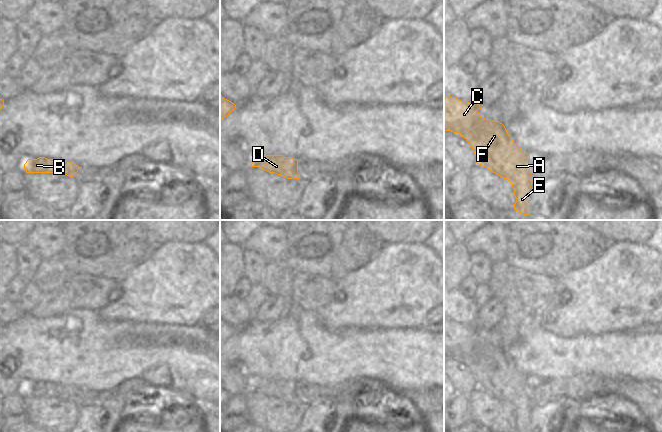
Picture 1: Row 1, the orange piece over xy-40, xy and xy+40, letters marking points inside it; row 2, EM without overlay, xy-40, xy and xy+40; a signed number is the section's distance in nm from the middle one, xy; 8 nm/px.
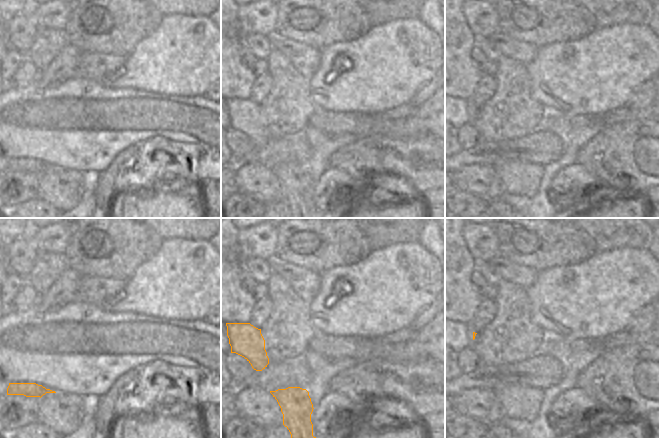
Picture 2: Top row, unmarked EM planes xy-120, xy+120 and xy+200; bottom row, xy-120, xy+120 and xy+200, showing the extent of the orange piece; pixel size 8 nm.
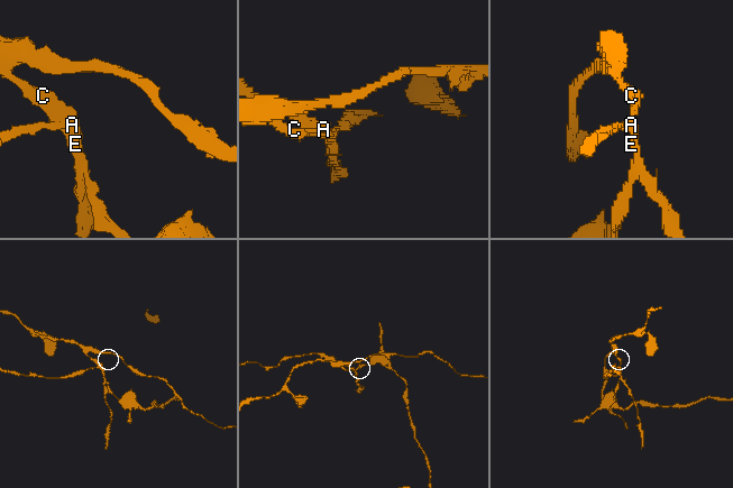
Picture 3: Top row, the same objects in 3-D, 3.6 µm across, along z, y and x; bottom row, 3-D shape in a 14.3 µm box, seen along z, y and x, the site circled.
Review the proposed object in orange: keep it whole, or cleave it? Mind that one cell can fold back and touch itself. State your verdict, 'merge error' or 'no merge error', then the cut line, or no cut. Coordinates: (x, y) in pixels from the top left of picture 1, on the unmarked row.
merge error; cut in xy along (292, 382), (296, 388), (297, 396)

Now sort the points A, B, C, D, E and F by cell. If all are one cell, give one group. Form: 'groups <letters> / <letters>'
groups A C E F / B D

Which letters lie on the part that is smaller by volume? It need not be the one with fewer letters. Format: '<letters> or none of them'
B, D

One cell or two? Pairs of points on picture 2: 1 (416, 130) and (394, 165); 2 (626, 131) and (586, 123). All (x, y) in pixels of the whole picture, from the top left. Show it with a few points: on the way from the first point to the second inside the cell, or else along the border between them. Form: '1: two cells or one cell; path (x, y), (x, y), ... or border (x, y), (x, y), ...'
1: two cells; border (434, 135), (408, 136), (405, 138), (388, 136)
2: two cells; border (603, 127), (585, 143)

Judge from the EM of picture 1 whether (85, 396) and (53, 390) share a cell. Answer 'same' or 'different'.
same

